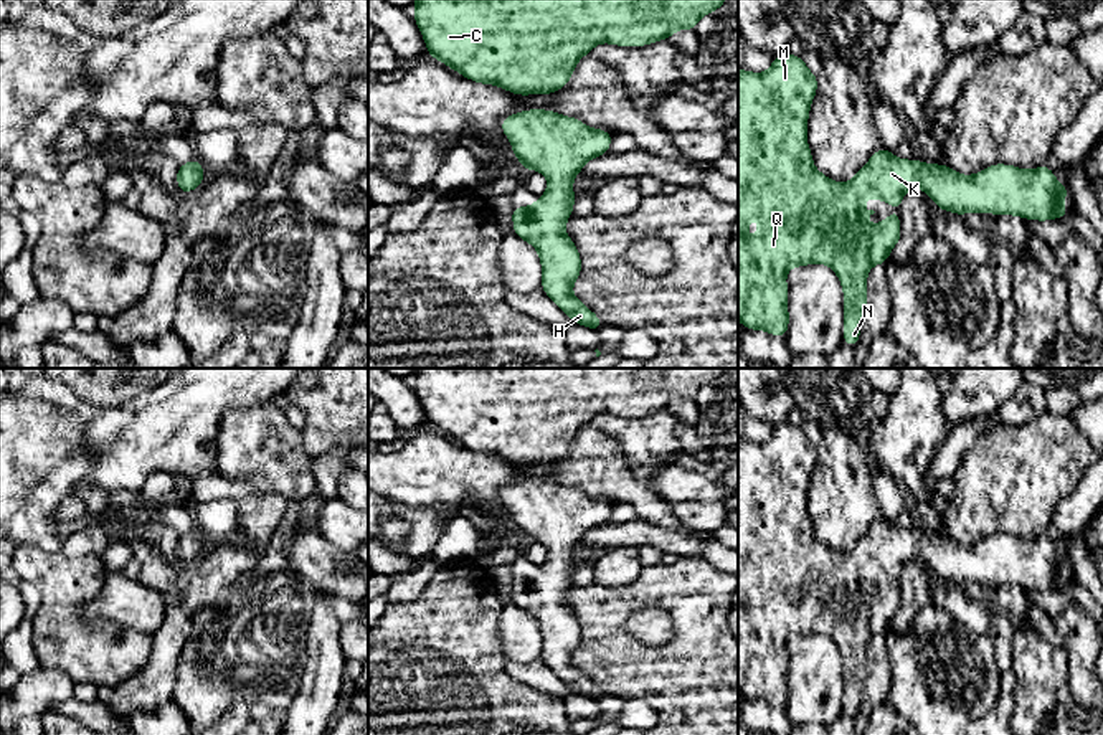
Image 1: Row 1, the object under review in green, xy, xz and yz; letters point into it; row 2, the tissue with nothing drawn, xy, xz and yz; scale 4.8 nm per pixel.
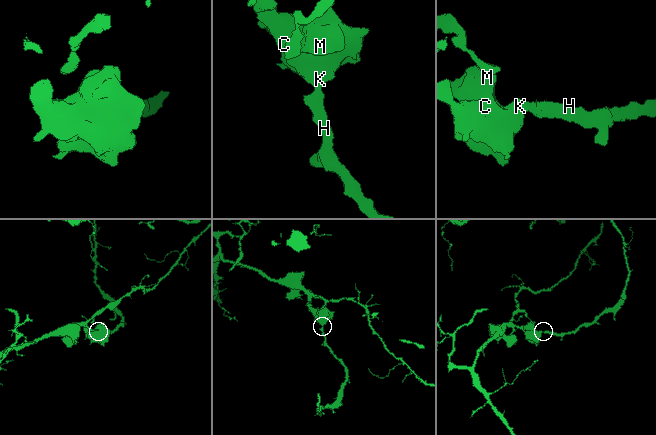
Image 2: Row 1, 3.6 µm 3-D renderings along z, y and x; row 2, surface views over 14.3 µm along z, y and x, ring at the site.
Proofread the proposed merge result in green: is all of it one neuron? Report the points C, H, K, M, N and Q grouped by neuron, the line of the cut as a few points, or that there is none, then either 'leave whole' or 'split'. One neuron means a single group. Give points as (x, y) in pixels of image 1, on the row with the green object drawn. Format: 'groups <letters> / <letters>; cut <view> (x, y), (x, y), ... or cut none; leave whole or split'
groups C H K M N Q; cut none; leave whole

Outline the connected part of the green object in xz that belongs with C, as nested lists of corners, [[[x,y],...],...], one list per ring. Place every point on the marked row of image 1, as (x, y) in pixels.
[[[414,0],[414,21],[431,58],[474,83],[494,84],[518,96],[563,89],[578,61],[599,43],[646,46],[677,30],[697,30],[702,17],[727,0]]]

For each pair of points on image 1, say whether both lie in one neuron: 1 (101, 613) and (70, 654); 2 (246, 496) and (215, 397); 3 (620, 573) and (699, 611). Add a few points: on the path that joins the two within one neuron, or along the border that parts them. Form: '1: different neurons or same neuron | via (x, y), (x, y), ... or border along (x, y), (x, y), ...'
1: different neurons | border along (83, 606), (83, 616), (91, 623), (132, 628)
2: same neuron | via (218, 484), (195, 461), (195, 425)
3: different neurons | border along (643, 567), (628, 585), (596, 583)

